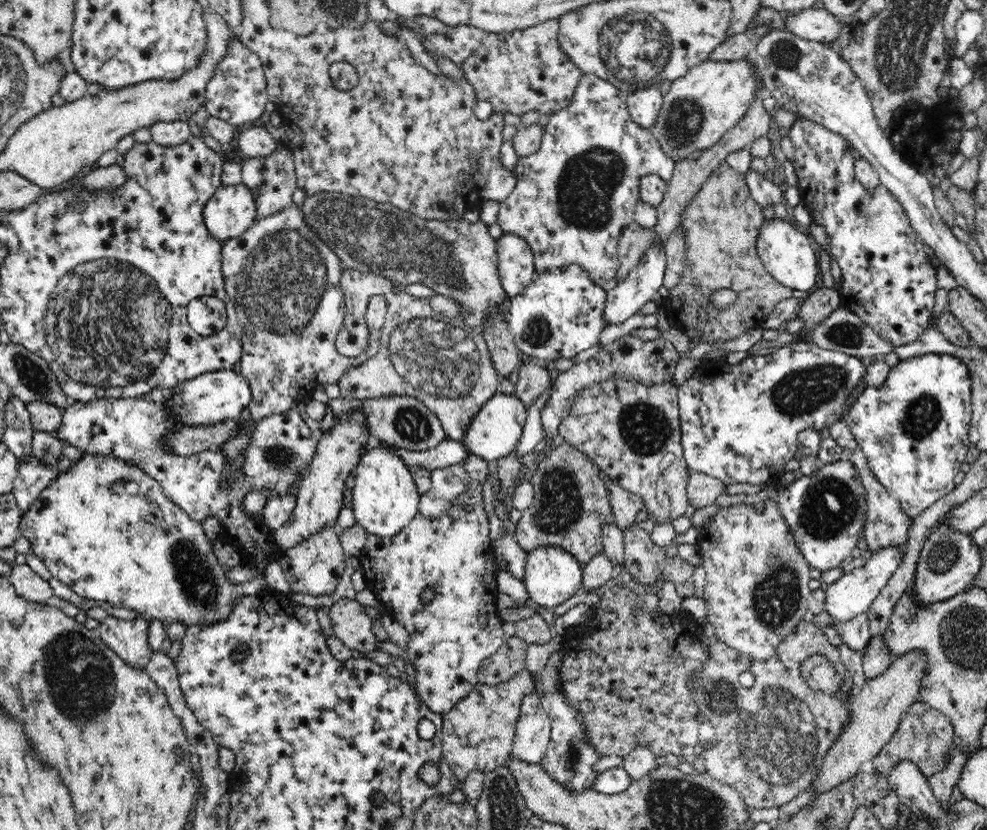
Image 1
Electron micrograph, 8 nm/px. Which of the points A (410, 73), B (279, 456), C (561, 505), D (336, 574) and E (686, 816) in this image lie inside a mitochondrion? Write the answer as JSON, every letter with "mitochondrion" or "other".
{"A":"mitochondrion","B":"mitochondrion","C":"mitochondrion","D":"other","E":"mitochondrion"}

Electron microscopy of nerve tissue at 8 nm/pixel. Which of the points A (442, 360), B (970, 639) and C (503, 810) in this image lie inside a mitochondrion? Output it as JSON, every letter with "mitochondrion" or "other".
{"A":"mitochondrion","B":"mitochondrion","C":"mitochondrion"}

